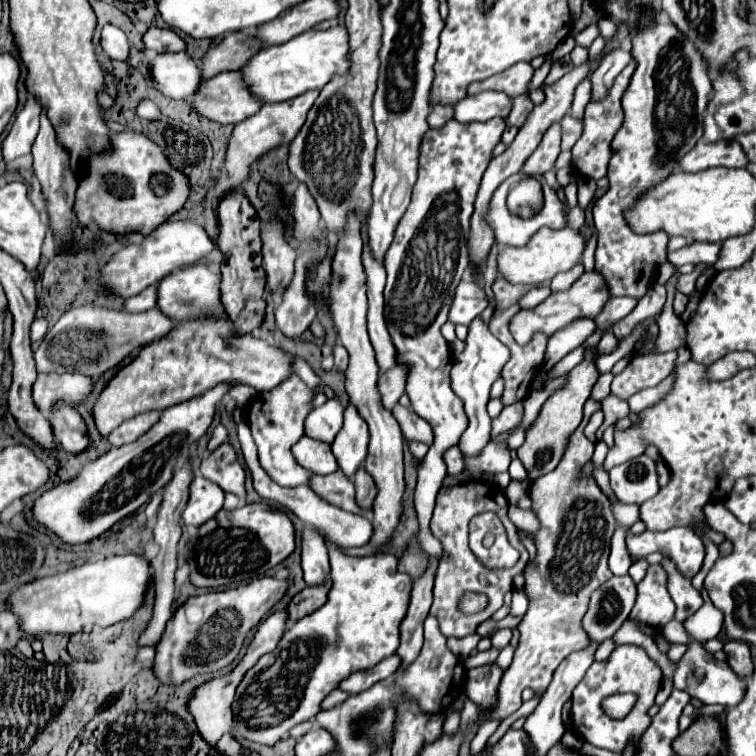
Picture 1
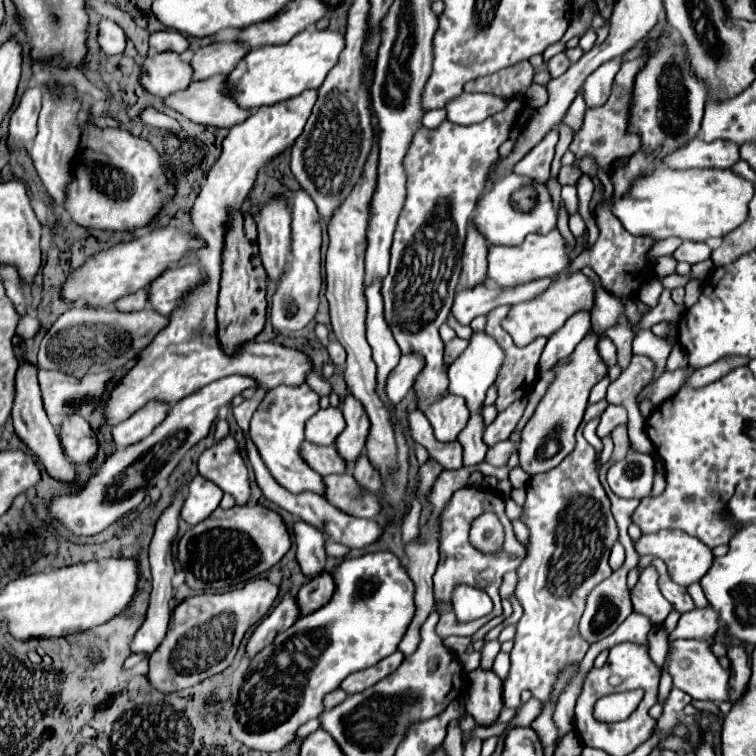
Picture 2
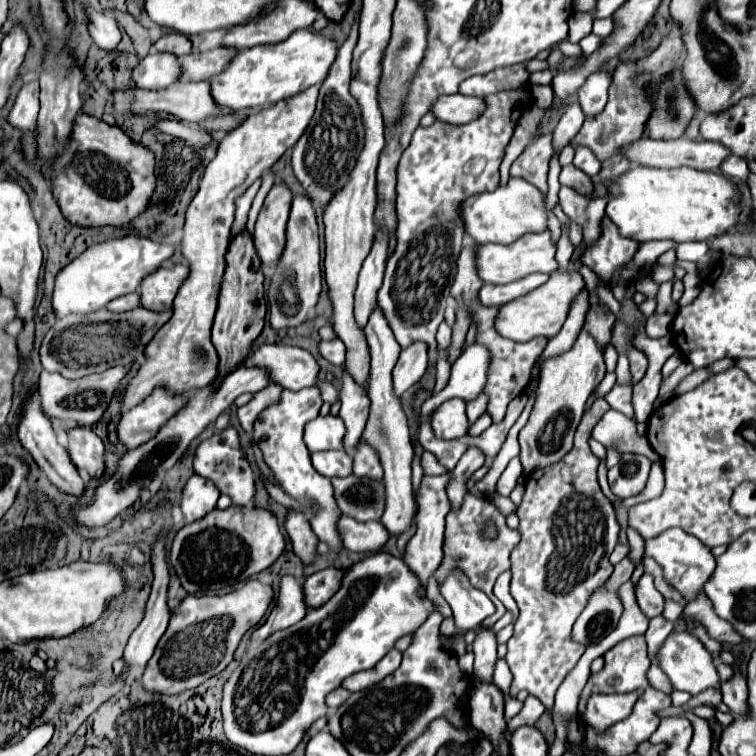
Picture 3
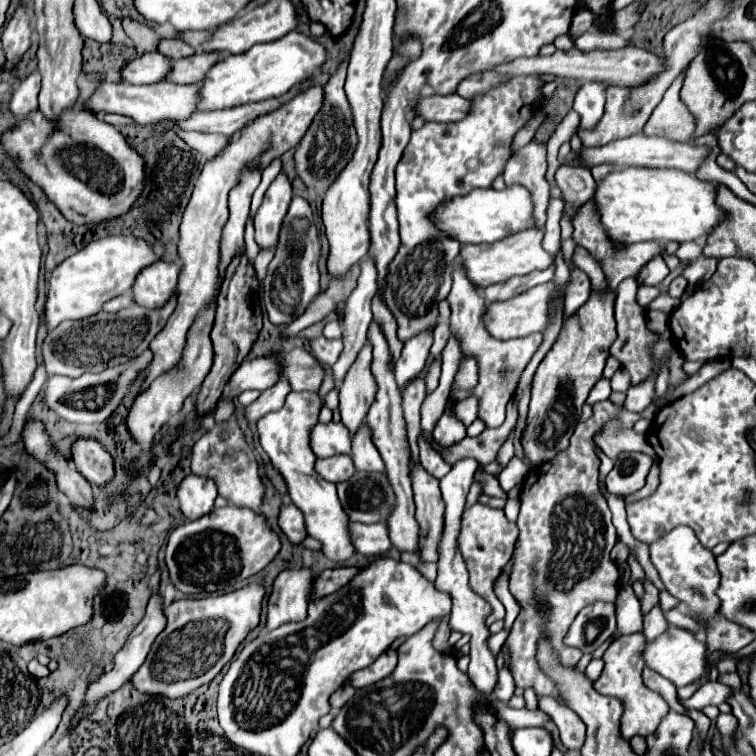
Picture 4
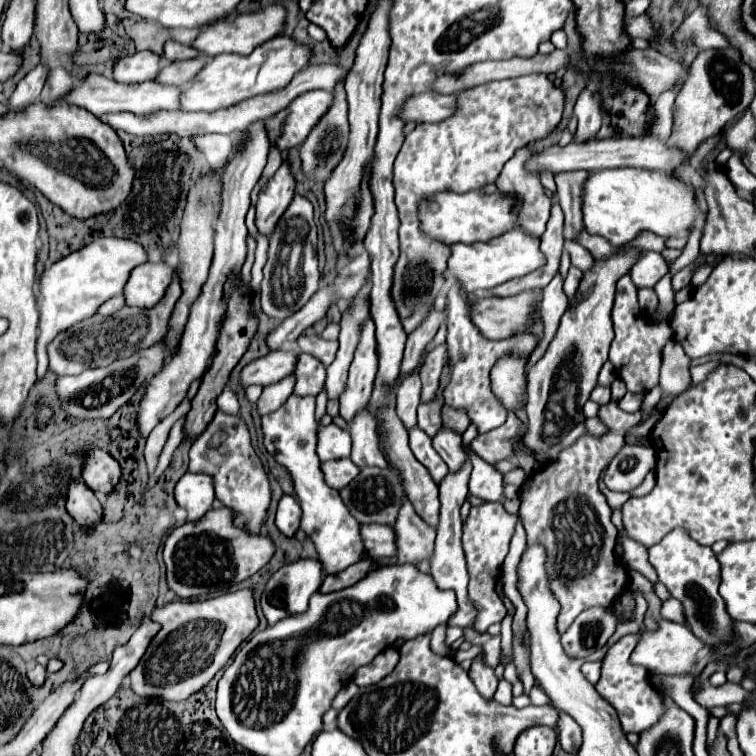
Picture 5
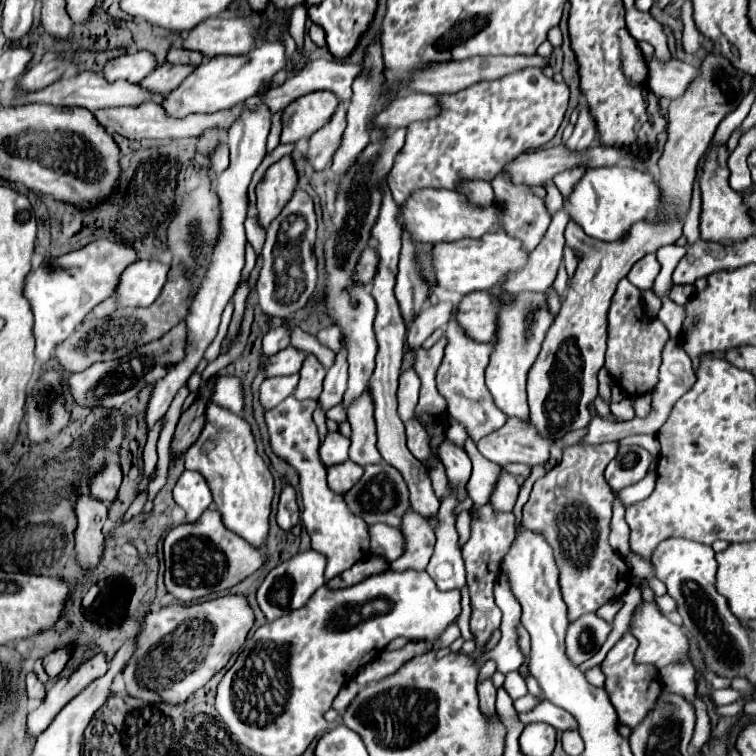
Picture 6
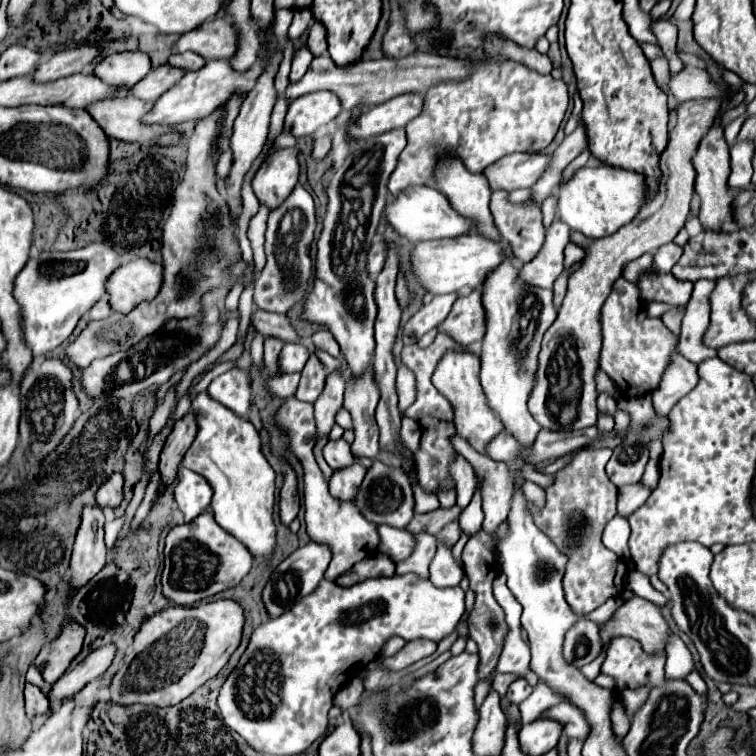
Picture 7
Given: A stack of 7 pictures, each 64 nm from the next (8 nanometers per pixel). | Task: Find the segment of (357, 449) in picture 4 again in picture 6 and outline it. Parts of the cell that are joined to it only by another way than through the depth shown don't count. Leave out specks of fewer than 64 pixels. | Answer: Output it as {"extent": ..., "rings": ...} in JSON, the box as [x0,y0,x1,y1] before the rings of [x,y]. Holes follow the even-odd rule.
{"extent":[348,390,382,466],"rings":[[[364,390],[350,406],[348,406],[348,422],[352,426],[352,446],[350,460],[368,466],[380,464],[382,456],[376,448],[376,424],[374,424],[374,402],[370,390]]]}

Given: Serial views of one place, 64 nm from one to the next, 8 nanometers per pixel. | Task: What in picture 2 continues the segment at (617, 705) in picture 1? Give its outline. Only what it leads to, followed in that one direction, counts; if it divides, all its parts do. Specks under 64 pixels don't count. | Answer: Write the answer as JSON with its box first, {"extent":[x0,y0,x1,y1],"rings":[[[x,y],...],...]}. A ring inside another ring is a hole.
{"extent":[594,690,644,722],"rings":[[[630,690],[630,692],[622,692],[622,694],[602,696],[594,704],[594,718],[598,722],[626,720],[632,714],[632,710],[636,708],[636,704],[642,700],[642,694],[644,692],[640,692],[640,690]]]}

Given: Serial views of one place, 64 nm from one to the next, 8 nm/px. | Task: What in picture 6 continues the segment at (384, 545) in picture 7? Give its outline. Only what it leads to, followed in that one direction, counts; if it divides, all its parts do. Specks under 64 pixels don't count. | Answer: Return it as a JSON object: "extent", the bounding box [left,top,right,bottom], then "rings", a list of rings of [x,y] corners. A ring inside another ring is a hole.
{"extent":[370,524,404,562],"rings":[[[388,524],[370,526],[372,536],[372,552],[384,556],[388,562],[394,562],[400,554],[404,554],[404,534],[400,528],[392,528]]]}

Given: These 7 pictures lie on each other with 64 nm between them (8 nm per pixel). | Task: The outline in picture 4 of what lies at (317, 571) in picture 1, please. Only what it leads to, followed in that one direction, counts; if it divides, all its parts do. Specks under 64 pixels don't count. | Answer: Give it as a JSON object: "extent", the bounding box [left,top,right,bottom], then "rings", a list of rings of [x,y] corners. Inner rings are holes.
{"extent":[278,502,306,544],"rings":[[[292,502],[282,504],[280,514],[278,514],[278,526],[288,536],[288,540],[294,542],[294,544],[300,544],[304,540],[304,536],[306,536],[302,512]]]}

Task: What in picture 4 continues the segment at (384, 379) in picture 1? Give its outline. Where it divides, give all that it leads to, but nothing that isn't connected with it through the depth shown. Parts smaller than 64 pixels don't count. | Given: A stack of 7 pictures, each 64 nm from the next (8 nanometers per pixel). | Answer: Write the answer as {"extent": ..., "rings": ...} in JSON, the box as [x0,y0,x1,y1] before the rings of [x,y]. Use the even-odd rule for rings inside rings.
{"extent":[394,328,432,388],"rings":[[[432,328],[412,336],[402,350],[402,356],[398,364],[394,366],[396,382],[400,388],[404,388],[410,380],[414,380],[426,366],[426,360],[430,356],[430,346],[432,346]]]}

